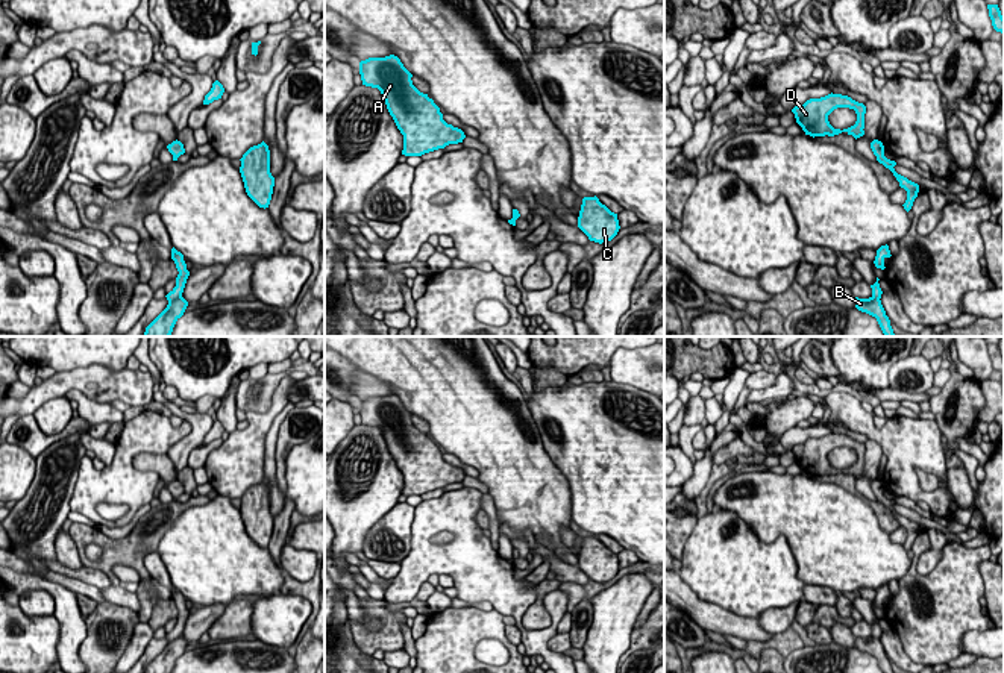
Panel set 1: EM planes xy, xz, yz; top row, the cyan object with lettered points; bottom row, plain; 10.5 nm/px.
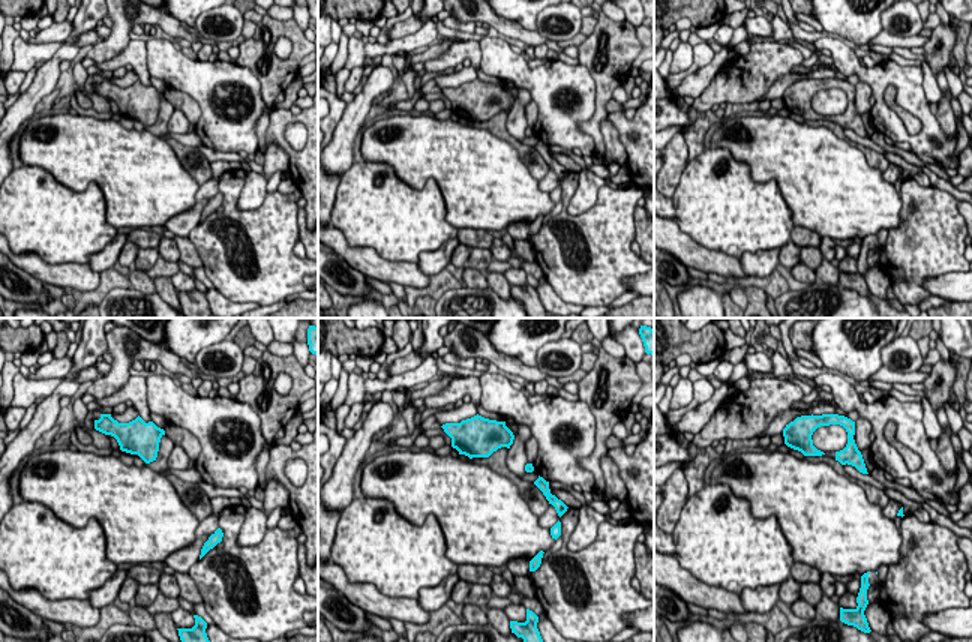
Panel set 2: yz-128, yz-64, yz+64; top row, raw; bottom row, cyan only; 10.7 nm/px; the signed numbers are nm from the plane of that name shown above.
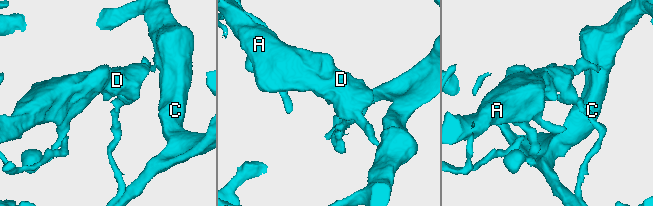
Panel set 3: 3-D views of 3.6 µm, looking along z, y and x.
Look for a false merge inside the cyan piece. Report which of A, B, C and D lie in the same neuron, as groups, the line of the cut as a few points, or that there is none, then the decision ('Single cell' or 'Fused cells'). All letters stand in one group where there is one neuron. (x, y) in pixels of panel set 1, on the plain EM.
Groups: A D / B C. Split along yz (883, 493), (877, 499). Fused cells

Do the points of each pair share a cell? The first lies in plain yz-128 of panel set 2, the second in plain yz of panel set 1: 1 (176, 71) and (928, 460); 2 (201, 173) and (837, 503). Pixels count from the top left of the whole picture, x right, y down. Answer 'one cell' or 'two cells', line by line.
1: one cell
2: two cells

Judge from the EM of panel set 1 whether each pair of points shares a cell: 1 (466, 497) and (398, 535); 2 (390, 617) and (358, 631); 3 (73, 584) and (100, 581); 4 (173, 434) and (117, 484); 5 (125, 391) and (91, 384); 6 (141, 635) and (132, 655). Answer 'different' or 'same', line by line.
1: different
2: same
3: same
4: same
5: same
6: same

